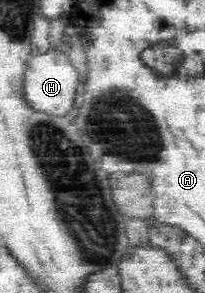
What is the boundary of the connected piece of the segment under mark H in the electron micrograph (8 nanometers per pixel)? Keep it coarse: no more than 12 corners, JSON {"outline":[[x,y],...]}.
{"outline":[[61,48],[27,63],[24,91],[34,110],[73,109],[77,70]]}

